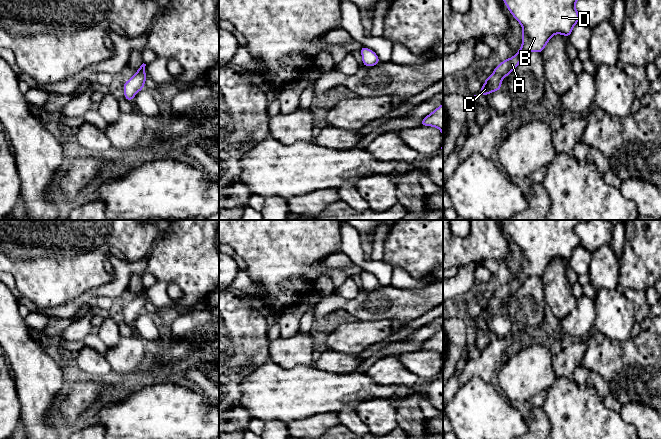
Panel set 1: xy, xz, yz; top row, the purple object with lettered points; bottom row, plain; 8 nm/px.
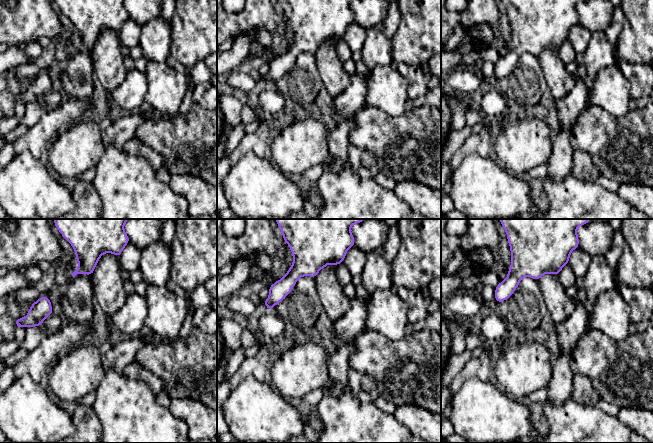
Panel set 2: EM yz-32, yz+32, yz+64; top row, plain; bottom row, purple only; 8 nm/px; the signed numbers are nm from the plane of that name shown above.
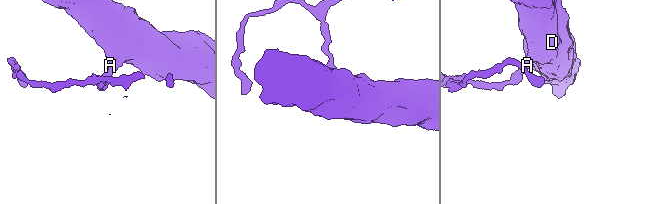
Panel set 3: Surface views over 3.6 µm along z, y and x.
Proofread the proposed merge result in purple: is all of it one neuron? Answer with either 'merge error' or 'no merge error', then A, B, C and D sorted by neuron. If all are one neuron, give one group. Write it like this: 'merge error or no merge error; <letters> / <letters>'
no merge error; A B C D

